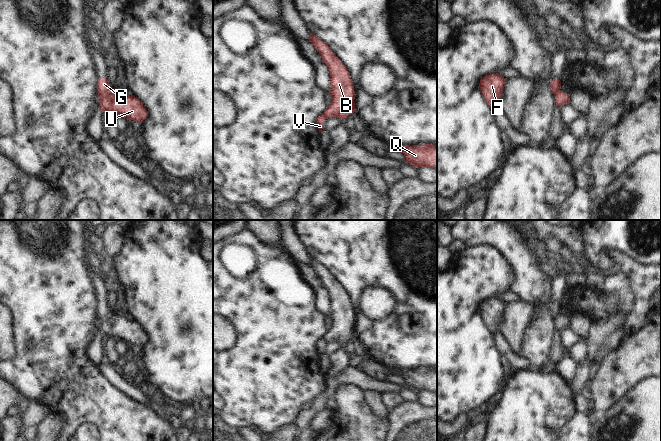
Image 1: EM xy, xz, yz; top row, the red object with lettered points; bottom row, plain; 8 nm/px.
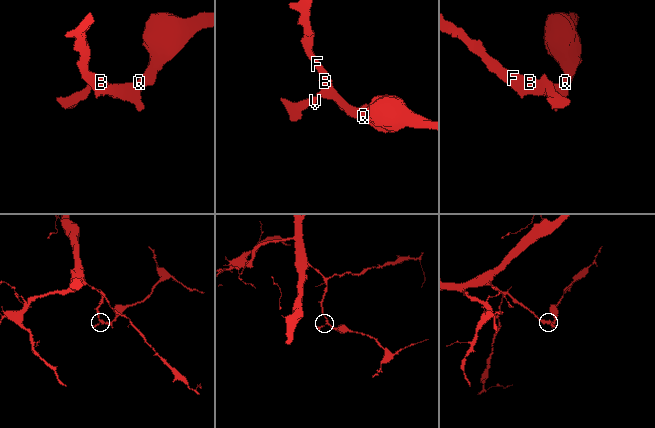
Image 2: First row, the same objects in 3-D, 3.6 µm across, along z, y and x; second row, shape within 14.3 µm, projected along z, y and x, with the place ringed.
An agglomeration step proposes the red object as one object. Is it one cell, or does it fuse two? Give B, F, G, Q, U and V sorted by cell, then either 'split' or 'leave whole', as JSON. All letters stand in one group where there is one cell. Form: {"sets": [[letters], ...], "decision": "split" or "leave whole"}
{"sets": [["B", "F", "G", "Q", "U"], ["V"]], "decision": "split"}

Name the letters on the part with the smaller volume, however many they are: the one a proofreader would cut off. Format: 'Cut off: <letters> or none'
Cut off: V

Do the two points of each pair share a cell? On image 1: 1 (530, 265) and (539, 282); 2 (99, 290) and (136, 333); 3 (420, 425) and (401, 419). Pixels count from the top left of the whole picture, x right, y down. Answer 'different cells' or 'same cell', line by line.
1: same cell
2: same cell
3: same cell

